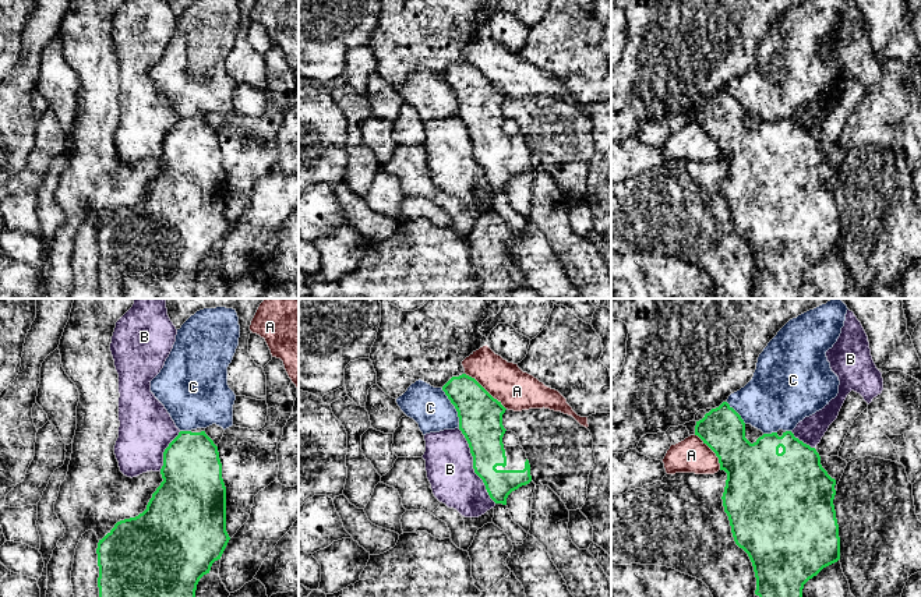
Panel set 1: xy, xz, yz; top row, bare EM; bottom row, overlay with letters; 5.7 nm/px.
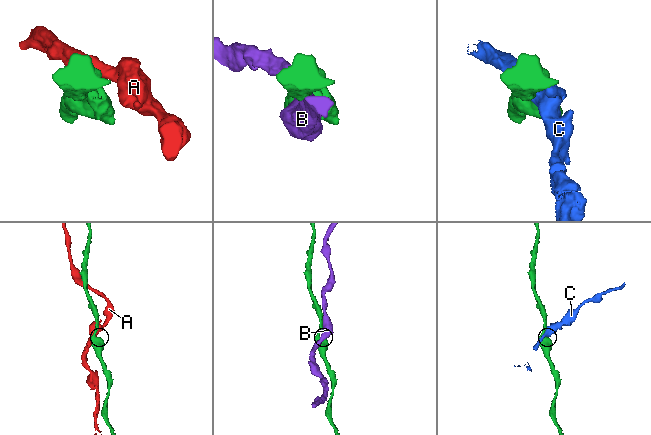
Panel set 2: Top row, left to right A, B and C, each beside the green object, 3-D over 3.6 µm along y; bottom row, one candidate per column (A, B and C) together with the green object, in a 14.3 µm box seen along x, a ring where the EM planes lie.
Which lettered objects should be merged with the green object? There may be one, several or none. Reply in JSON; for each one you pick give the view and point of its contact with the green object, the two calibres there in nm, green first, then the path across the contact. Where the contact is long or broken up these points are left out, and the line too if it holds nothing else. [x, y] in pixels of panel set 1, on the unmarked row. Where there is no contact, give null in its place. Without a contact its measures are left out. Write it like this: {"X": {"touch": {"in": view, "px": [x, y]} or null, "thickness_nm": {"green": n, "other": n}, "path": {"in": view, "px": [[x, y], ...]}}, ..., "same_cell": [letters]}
{"same_cell": []}

